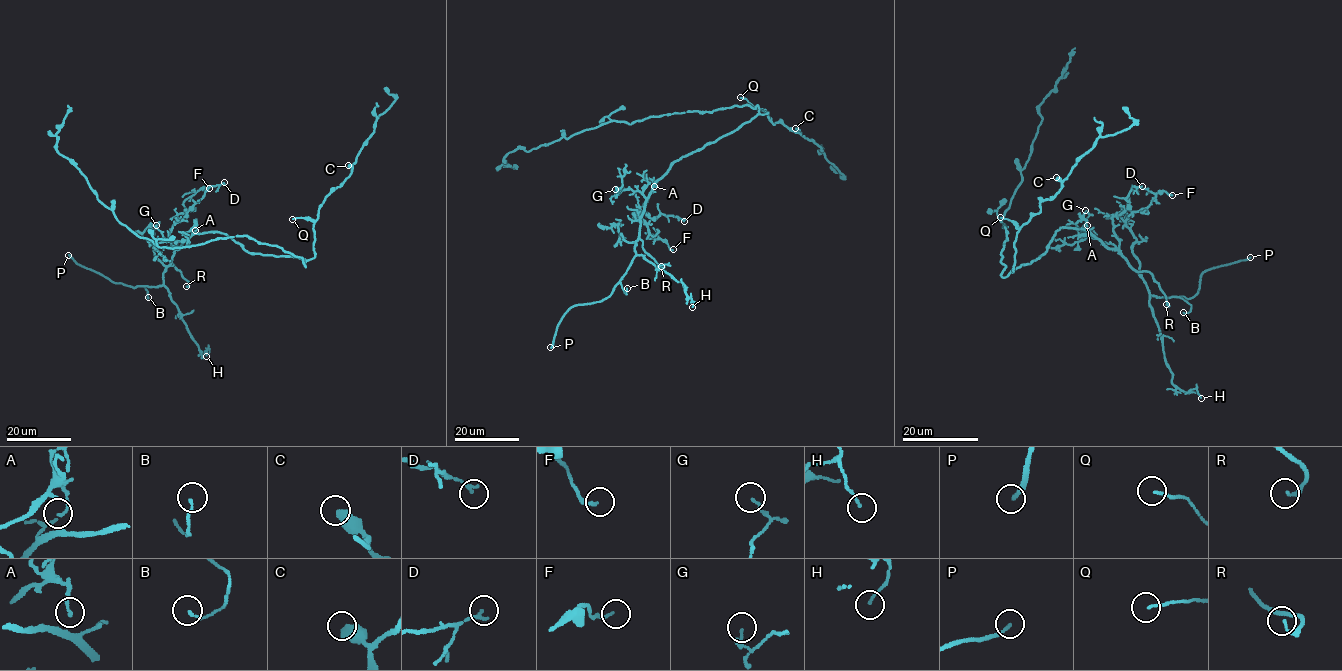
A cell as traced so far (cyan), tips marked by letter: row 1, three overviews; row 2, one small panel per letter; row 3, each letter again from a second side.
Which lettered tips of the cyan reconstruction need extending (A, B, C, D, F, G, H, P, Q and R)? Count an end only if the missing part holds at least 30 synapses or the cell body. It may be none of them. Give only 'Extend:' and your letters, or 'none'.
Extend: P, R

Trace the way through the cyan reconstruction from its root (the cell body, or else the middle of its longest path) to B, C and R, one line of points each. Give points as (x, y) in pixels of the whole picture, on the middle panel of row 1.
B: (759, 111), (735, 130), (677, 159), (655, 183), (640, 220), (636, 254), (621, 280), (626, 294), (627, 288)
C: (759, 111), (761, 114), (768, 113), (765, 109), (774, 125), (780, 122), (800, 133), (795, 128)
R: (759, 111), (735, 130), (677, 159), (655, 183), (640, 220), (639, 236), (642, 249), (661, 266)

